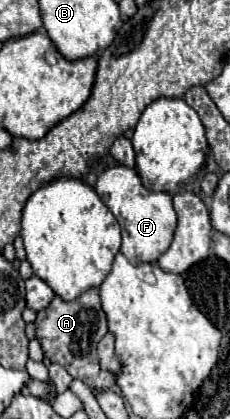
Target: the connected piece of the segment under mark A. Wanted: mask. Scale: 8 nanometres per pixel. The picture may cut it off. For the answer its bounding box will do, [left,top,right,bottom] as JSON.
[35,288,115,390]

